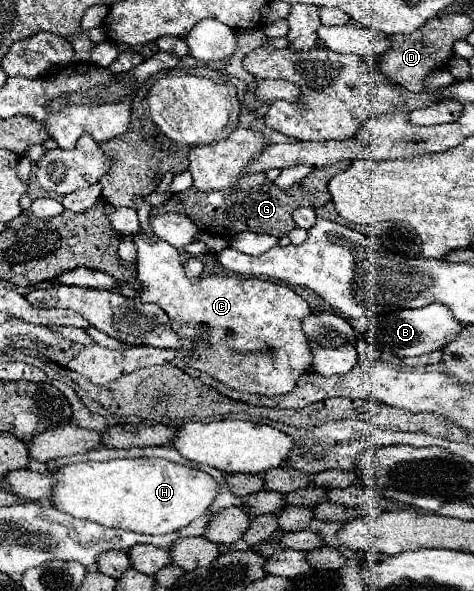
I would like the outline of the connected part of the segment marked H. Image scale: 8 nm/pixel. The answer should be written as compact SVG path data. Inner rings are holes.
M111 459L111 461L85 461L85 463L69 463L57 469L53 473L53 491L51 491L51 503L77 519L89 519L97 521L105 527L117 527L125 531L135 533L149 533L149 535L161 535L179 531L181 527L189 525L193 519L201 517L209 511L211 501L217 495L217 483L211 475L189 469L185 465L177 465L165 459Z

